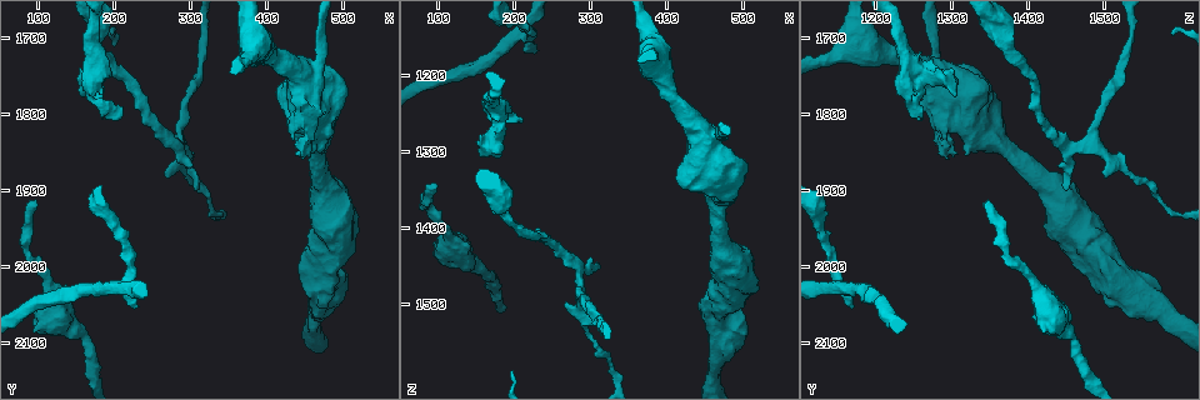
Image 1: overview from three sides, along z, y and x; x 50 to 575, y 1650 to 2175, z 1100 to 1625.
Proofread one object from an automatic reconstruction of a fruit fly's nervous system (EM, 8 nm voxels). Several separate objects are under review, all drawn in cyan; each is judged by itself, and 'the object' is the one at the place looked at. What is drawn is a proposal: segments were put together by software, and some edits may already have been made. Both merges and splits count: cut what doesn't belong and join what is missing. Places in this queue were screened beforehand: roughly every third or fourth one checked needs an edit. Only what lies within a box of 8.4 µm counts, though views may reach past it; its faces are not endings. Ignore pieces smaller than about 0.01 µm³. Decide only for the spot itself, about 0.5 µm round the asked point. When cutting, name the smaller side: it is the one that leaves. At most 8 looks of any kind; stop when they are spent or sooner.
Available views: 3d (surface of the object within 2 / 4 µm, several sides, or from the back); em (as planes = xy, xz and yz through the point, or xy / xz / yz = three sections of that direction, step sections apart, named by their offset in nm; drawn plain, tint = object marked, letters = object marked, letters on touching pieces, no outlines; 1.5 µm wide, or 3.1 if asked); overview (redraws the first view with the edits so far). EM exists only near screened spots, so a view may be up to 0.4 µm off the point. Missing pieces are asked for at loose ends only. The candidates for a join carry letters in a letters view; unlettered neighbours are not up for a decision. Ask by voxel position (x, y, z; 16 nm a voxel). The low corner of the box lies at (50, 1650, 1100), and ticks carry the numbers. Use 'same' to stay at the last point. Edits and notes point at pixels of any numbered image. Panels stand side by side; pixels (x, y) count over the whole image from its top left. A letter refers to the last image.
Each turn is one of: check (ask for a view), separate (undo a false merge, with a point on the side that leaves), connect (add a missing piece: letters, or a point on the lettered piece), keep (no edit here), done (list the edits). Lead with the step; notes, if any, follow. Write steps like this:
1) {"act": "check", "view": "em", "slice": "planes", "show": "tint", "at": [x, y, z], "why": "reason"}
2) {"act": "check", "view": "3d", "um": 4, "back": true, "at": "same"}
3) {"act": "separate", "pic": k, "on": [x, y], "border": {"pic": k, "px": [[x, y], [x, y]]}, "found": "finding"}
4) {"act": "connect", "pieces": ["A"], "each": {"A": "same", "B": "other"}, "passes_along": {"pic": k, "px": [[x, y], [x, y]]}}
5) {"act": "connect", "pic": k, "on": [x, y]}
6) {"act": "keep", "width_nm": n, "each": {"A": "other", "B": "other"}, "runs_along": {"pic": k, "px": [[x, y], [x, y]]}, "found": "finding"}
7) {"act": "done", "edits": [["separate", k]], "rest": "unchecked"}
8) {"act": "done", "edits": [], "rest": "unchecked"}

{"act": "check", "view": "3d", "um": 4, "at": [430, 1740, 1265]}

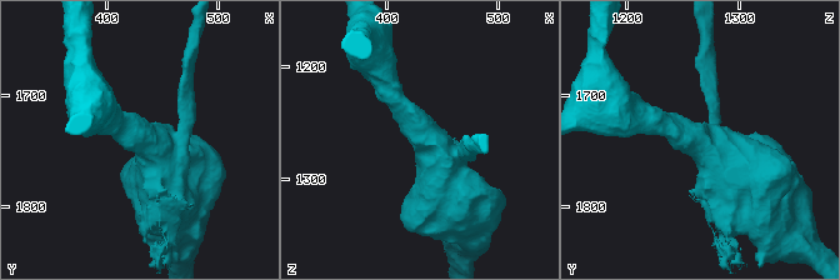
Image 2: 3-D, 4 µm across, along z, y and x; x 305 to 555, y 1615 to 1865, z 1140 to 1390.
{"act": "check", "view": "em", "slice": "planes", "show": "letters", "at": [432, 1738, 1262]}

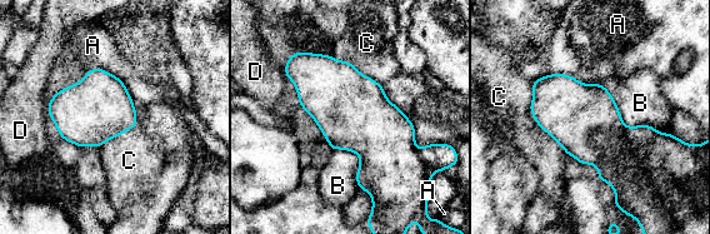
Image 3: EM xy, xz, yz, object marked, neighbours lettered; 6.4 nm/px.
{"act": "separate", "pic": 3, "on": [439, 157], "each": {"A": "other", "B": "other", "C": "other", "D": "other"}, "border": {"pic": 3, "px": [[418, 149], [425, 163]]}, "found": "a second neuron is stuck on"}

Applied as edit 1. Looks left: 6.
{"act": "check", "view": "overview", "why": "see it whole again"}

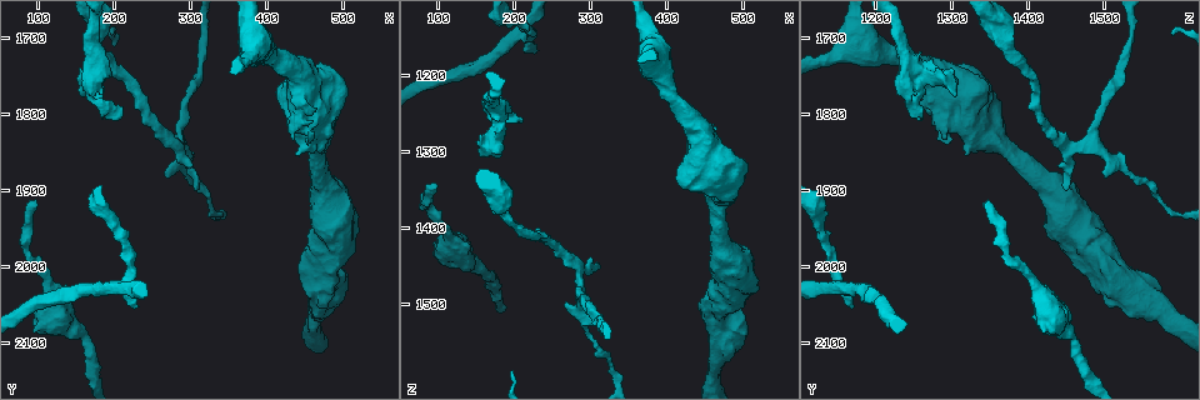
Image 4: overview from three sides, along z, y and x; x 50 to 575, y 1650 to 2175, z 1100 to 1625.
{"act": "check", "view": "em", "slice": "xz", "step": 8, "show": "letters", "at": [215, 2020, 1145], "why": "three-way junction"}

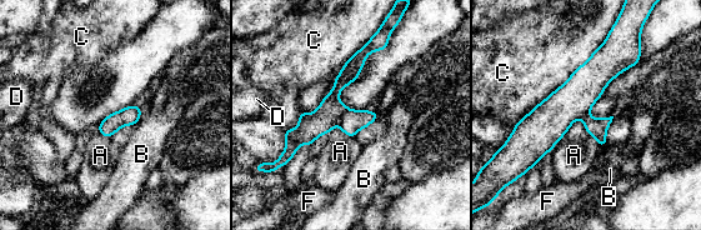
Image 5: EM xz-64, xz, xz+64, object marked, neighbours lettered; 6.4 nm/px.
{"act": "separate", "pic": 5, "on": [351, 121], "longest_contact_nm": ["C", 850], "each": {"A": "other", "B": "other", "C": "other", "D": "other", "F": "other"}, "border": {"pic": 5, "px": [[348, 109], [336, 123]]}, "found": "two neurons meet here"}

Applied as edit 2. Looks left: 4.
{"act": "check", "view": "em", "slice": "planes", "show": "plain", "at": [265, 1885, 1500], "why": "an open end"}

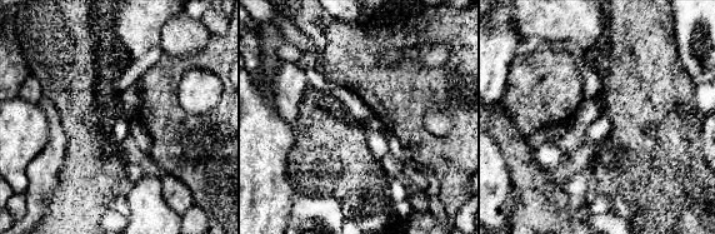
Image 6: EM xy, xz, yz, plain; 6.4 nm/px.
{"act": "check", "view": "em", "slice": "planes", "show": "letters", "at": "same"}

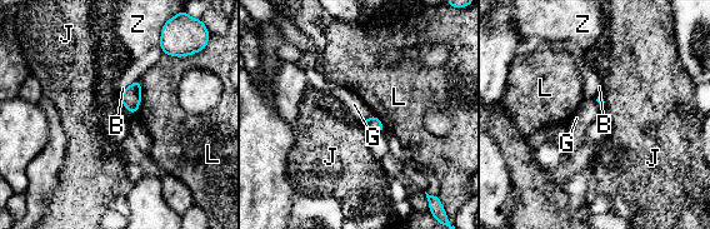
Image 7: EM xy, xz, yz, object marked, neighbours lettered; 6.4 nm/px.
{"act": "keep", "each": {"B": "other", "G": "other", "J": "other", "L": "other", "Z": "other"}, "border": {"pic": 7, "px": [[120, 101], [131, 115]]}, "found": "none of them fits"}

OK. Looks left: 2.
{"act": "done", "edits": [["separate", 3], ["separate", 5]], "rest": "unchecked"}

